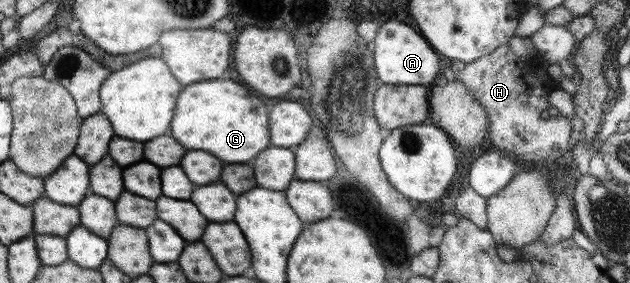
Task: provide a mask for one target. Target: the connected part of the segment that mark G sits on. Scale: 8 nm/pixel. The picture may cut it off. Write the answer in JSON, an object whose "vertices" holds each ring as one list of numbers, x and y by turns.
{"vertices":[[206,80,186,85,182,90,182,98,178,98,178,110,174,110,174,126,170,126,170,136,178,138,186,150,206,150,216,158,222,158,222,164,250,164,260,150,264,150,268,142,269,114,264,104,244,88,244,84,236,84,232,80]]}

